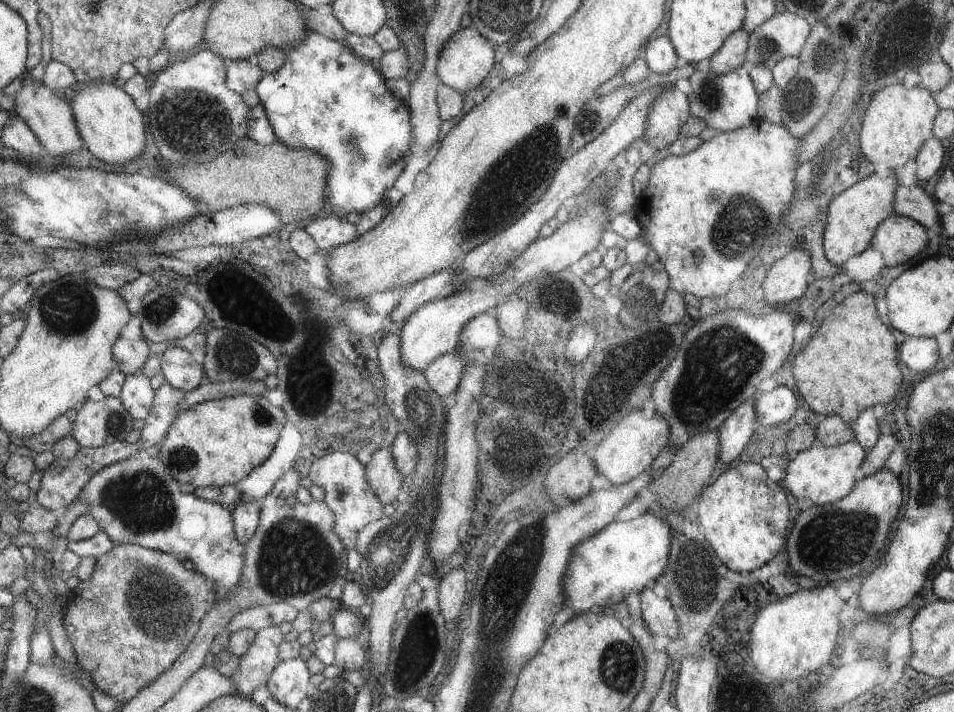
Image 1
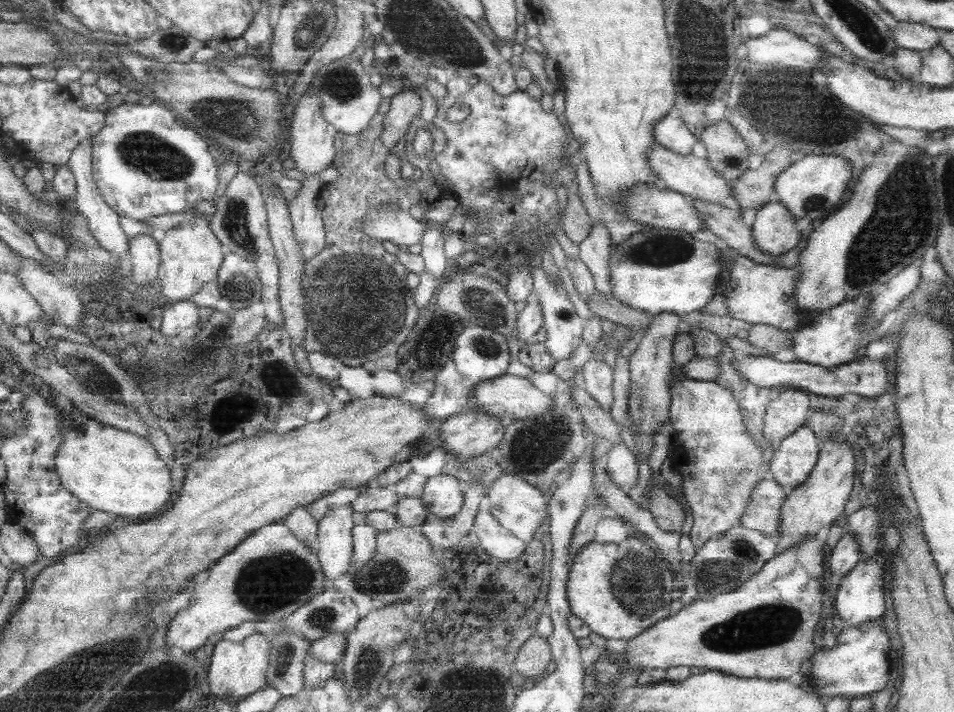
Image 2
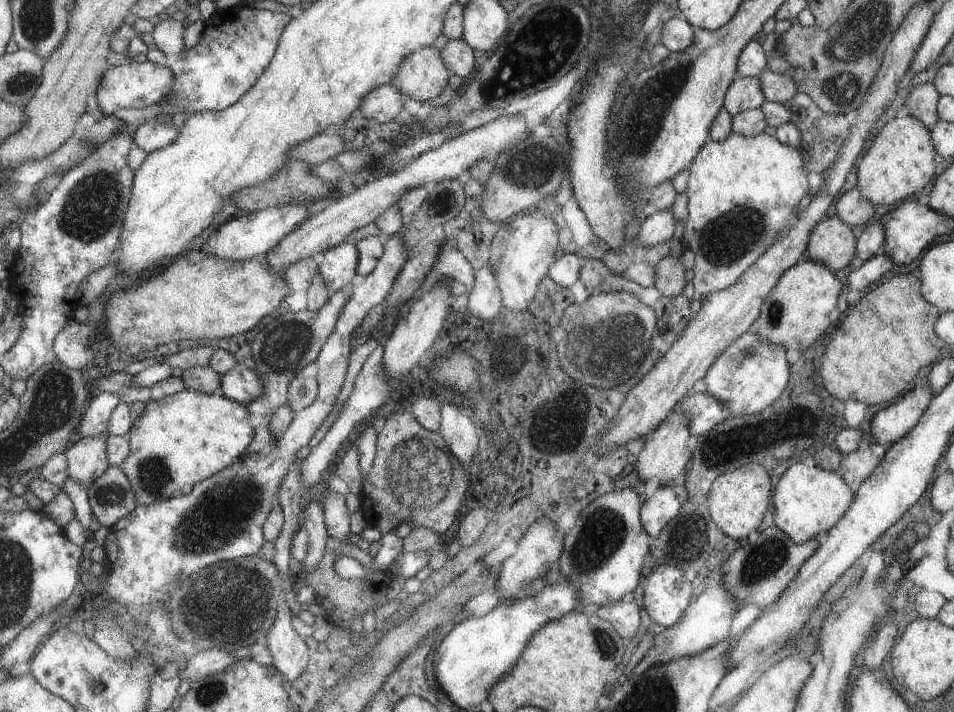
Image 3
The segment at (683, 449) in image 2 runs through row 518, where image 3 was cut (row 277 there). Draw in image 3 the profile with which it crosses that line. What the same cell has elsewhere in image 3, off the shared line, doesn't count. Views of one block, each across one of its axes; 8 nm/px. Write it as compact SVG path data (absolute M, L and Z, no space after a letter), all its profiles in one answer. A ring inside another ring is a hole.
M731 132L723 140L708 140L701 146L689 165L689 177L684 189L687 216L682 220L685 224L682 238L694 254L691 298L700 299L731 286L768 246L774 244L805 201L808 191L806 173L799 149L780 143L765 133L746 137Z

